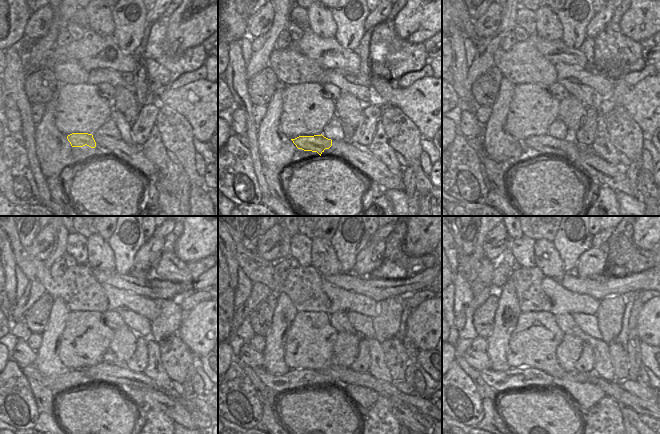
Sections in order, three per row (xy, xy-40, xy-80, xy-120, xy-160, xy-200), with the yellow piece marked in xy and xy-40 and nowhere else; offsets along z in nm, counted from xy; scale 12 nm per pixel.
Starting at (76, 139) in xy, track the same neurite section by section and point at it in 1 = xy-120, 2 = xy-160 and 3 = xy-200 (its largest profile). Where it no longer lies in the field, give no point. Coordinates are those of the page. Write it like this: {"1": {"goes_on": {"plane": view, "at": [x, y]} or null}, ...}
{"1": {"goes_on": {"plane": "xy-120", "at": [118, 374]}}, "2": {"goes_on": {"plane": "xy-160", "at": [335, 374]}}, "3": {"goes_on": {"plane": "xy-200", "at": [612, 389]}}}

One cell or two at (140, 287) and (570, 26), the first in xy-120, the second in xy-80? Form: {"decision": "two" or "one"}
{"decision": "two"}

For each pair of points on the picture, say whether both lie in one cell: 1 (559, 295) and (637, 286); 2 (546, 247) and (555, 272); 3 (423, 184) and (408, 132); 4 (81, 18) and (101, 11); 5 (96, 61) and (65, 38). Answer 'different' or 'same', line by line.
1: different
2: same
3: same
4: different
5: different

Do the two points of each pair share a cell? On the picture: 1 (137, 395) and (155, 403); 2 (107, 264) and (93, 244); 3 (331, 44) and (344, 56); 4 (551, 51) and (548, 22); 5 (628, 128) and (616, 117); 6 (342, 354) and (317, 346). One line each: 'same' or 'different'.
1: different
2: same
3: same
4: different
5: same
6: different

